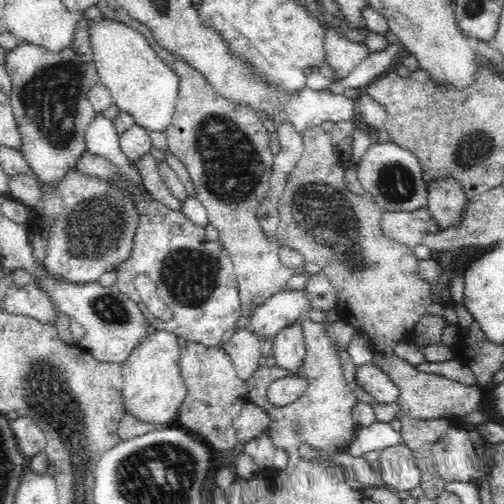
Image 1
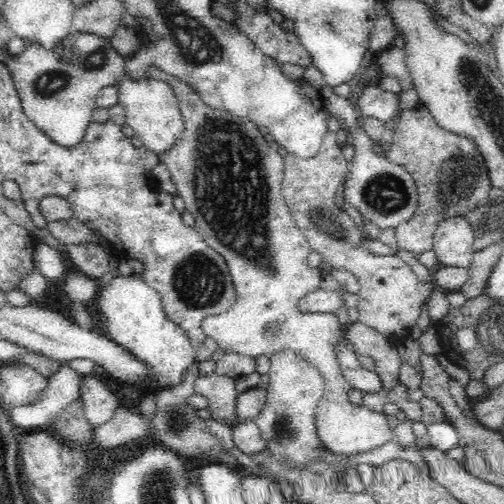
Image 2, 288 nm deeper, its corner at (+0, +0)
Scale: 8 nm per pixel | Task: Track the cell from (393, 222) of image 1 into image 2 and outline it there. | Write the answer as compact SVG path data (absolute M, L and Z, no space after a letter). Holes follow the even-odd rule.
M422 104L402 114L388 160L408 170L418 188L420 198L416 214L410 218L410 222L396 228L398 246L412 254L434 250L434 234L440 222L470 214L482 200L488 198L492 188L486 160L476 150L474 142L458 138L458 134L448 134Z

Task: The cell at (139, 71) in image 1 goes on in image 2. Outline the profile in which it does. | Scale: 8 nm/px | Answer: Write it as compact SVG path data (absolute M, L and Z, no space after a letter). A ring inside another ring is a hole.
M124 72L120 76L120 80L116 82L116 86L118 86L120 104L126 110L126 124L134 130L134 136L140 138L144 148L148 148L160 156L160 154L166 154L168 150L172 150L174 146L178 146L178 142L186 134L184 132L186 126L184 126L184 116L178 106L178 98L170 84L164 84L160 80L150 80L150 78L130 80L128 74Z

